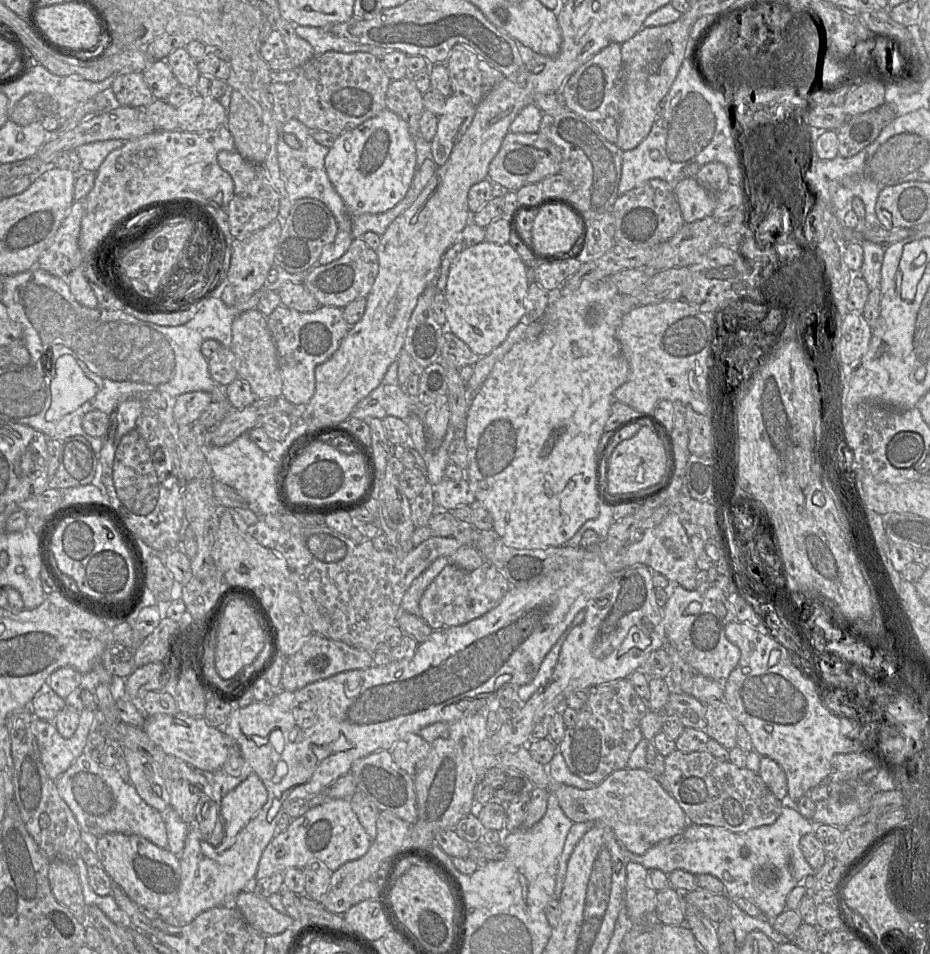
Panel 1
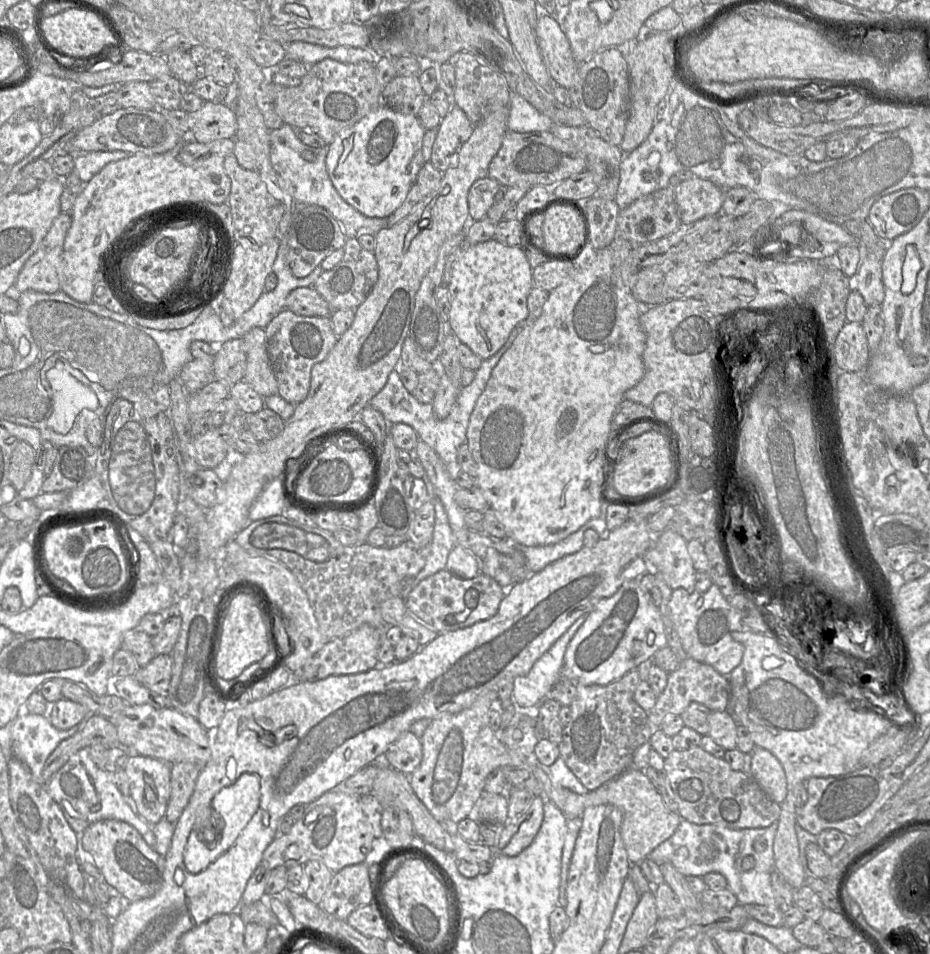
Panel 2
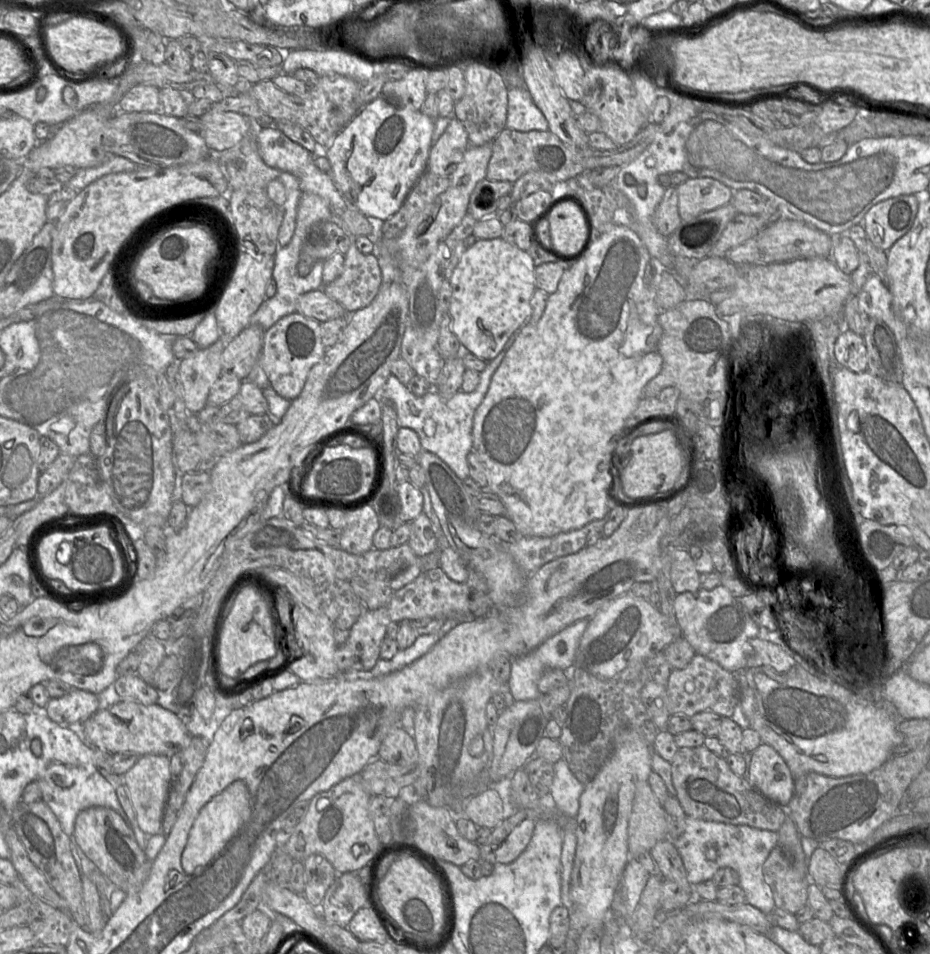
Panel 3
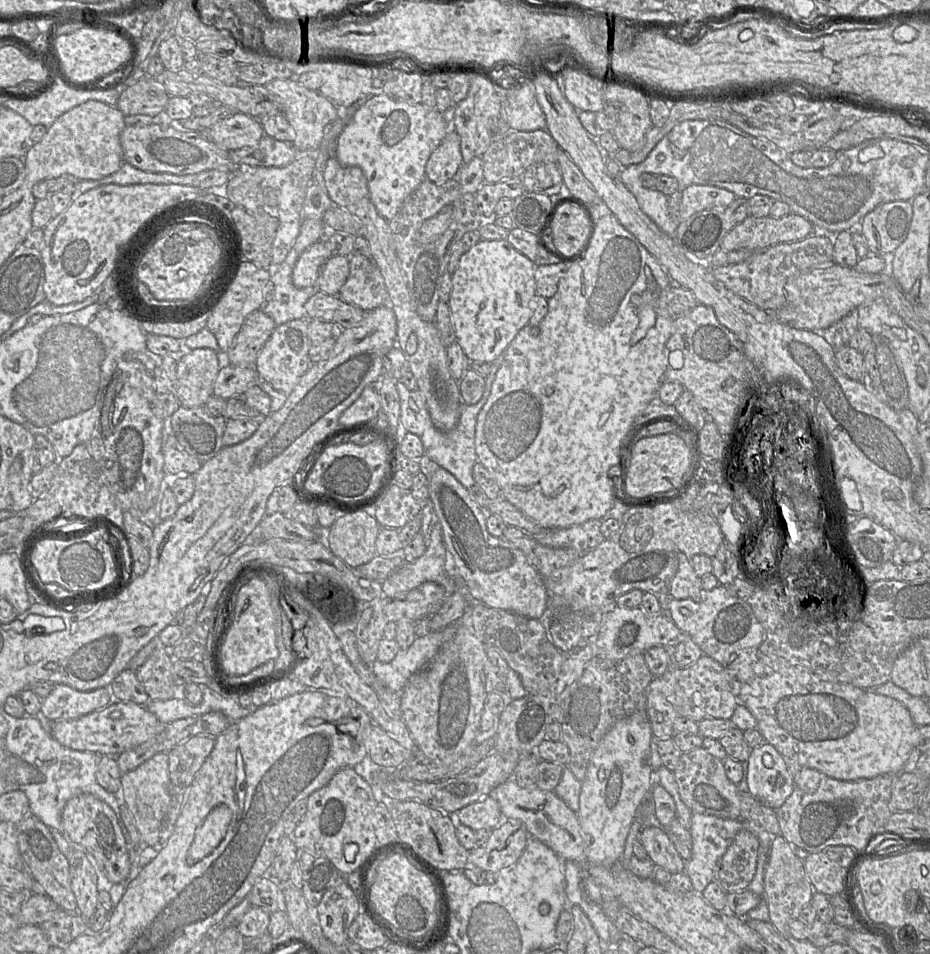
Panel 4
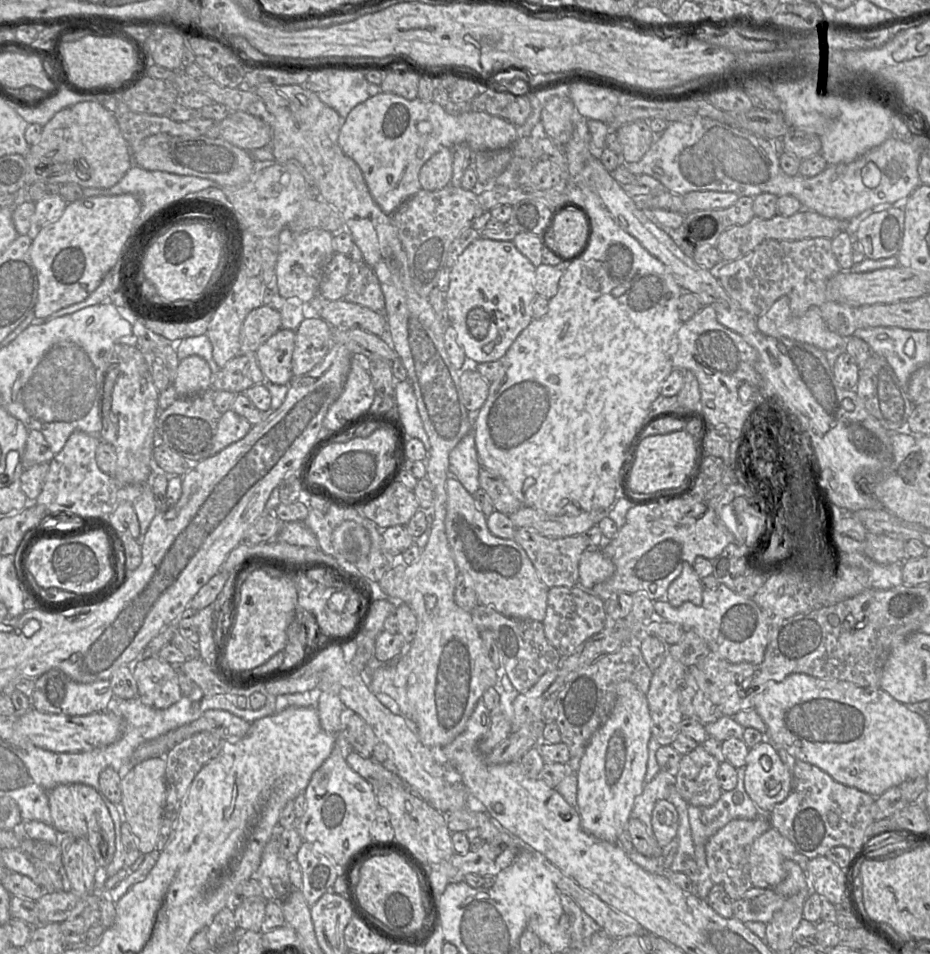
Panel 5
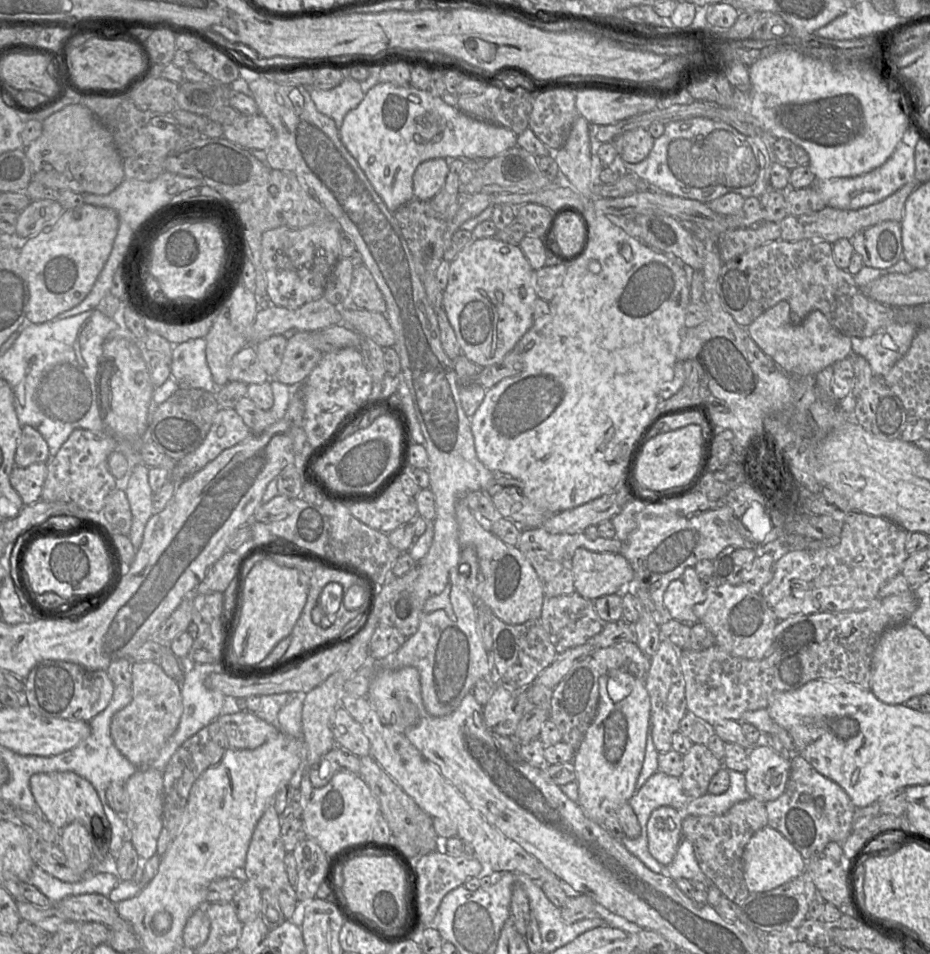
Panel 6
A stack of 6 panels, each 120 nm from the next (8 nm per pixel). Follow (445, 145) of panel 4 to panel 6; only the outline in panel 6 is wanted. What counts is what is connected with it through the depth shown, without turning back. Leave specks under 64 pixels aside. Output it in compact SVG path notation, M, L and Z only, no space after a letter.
M434 158L419 164L413 175L414 199L431 200L444 186L449 173L449 160Z

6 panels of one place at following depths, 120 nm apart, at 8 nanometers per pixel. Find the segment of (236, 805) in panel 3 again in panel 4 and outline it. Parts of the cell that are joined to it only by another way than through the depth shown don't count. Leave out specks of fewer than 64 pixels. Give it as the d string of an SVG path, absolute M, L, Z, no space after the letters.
M216 806L197 829L187 854L187 863L193 865L212 853L226 835L232 813L228 806Z

